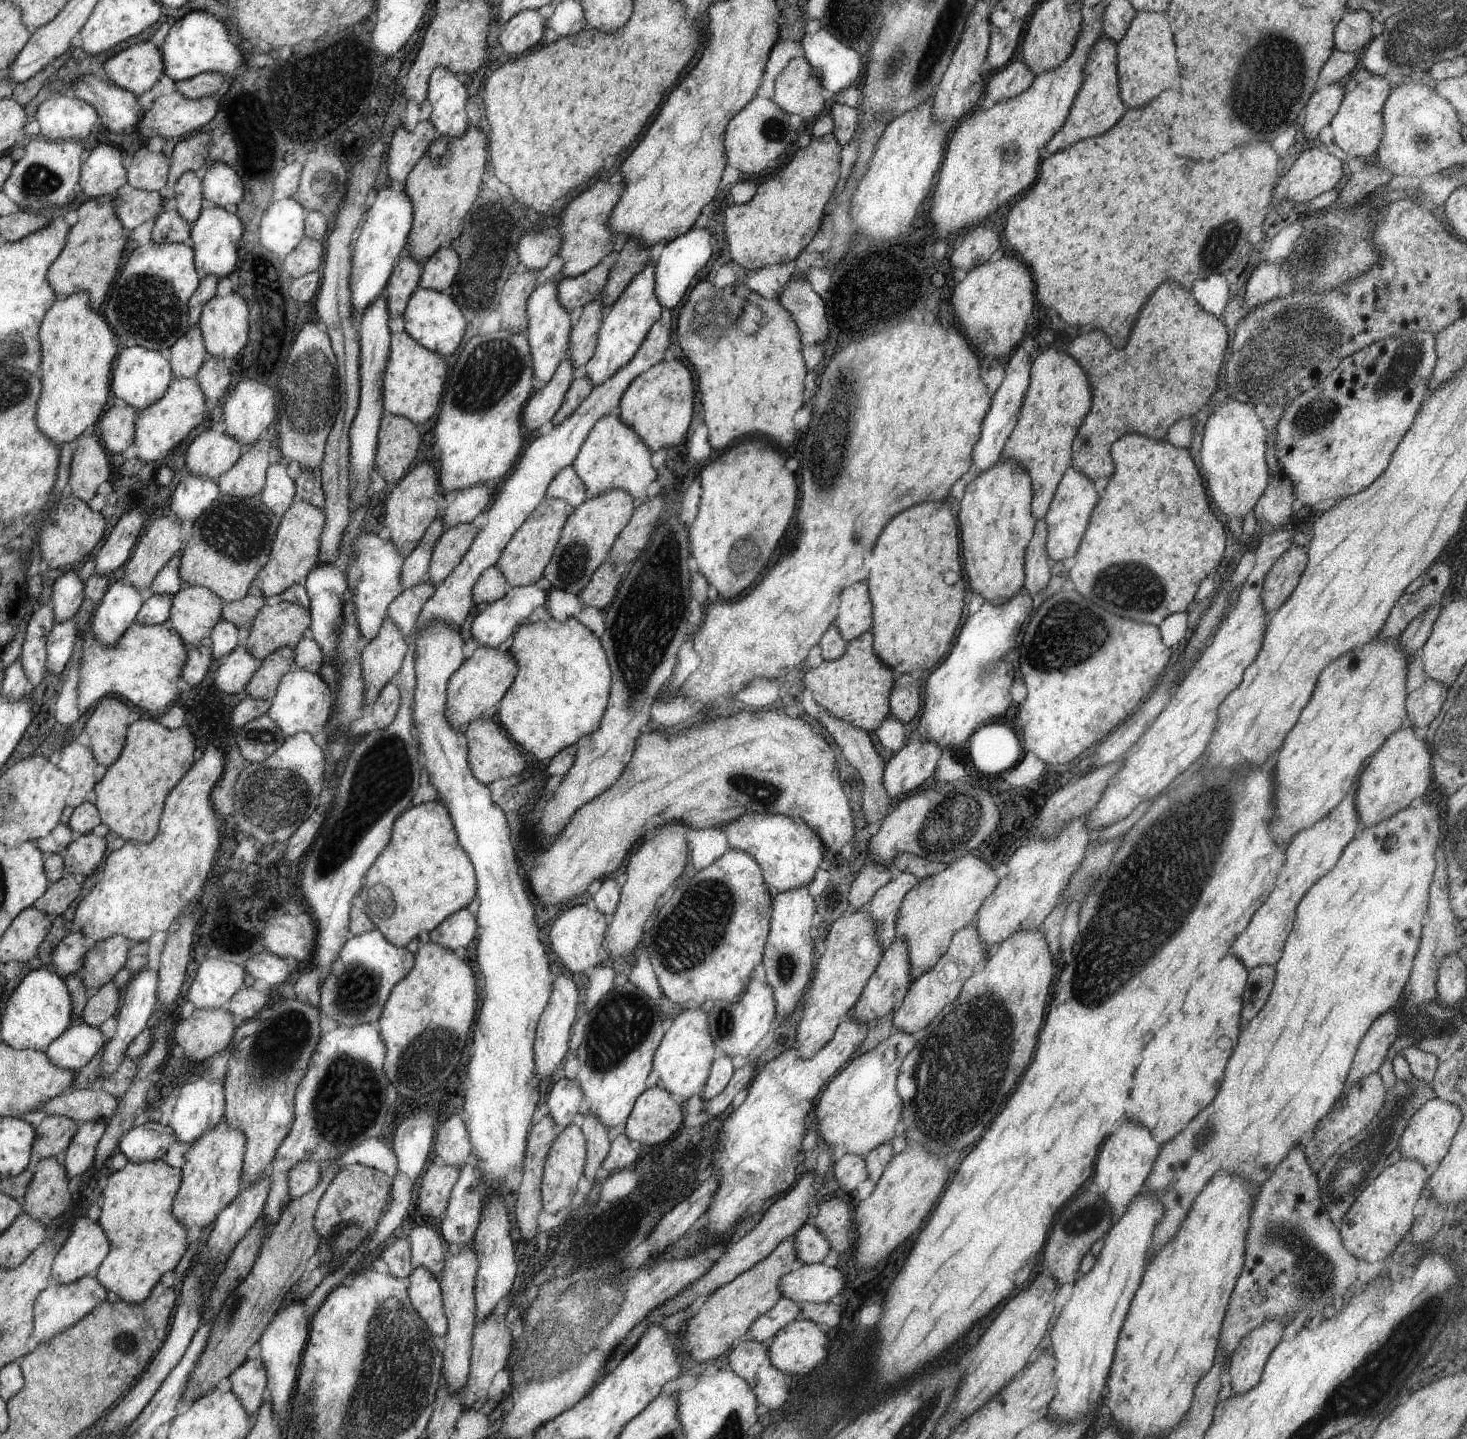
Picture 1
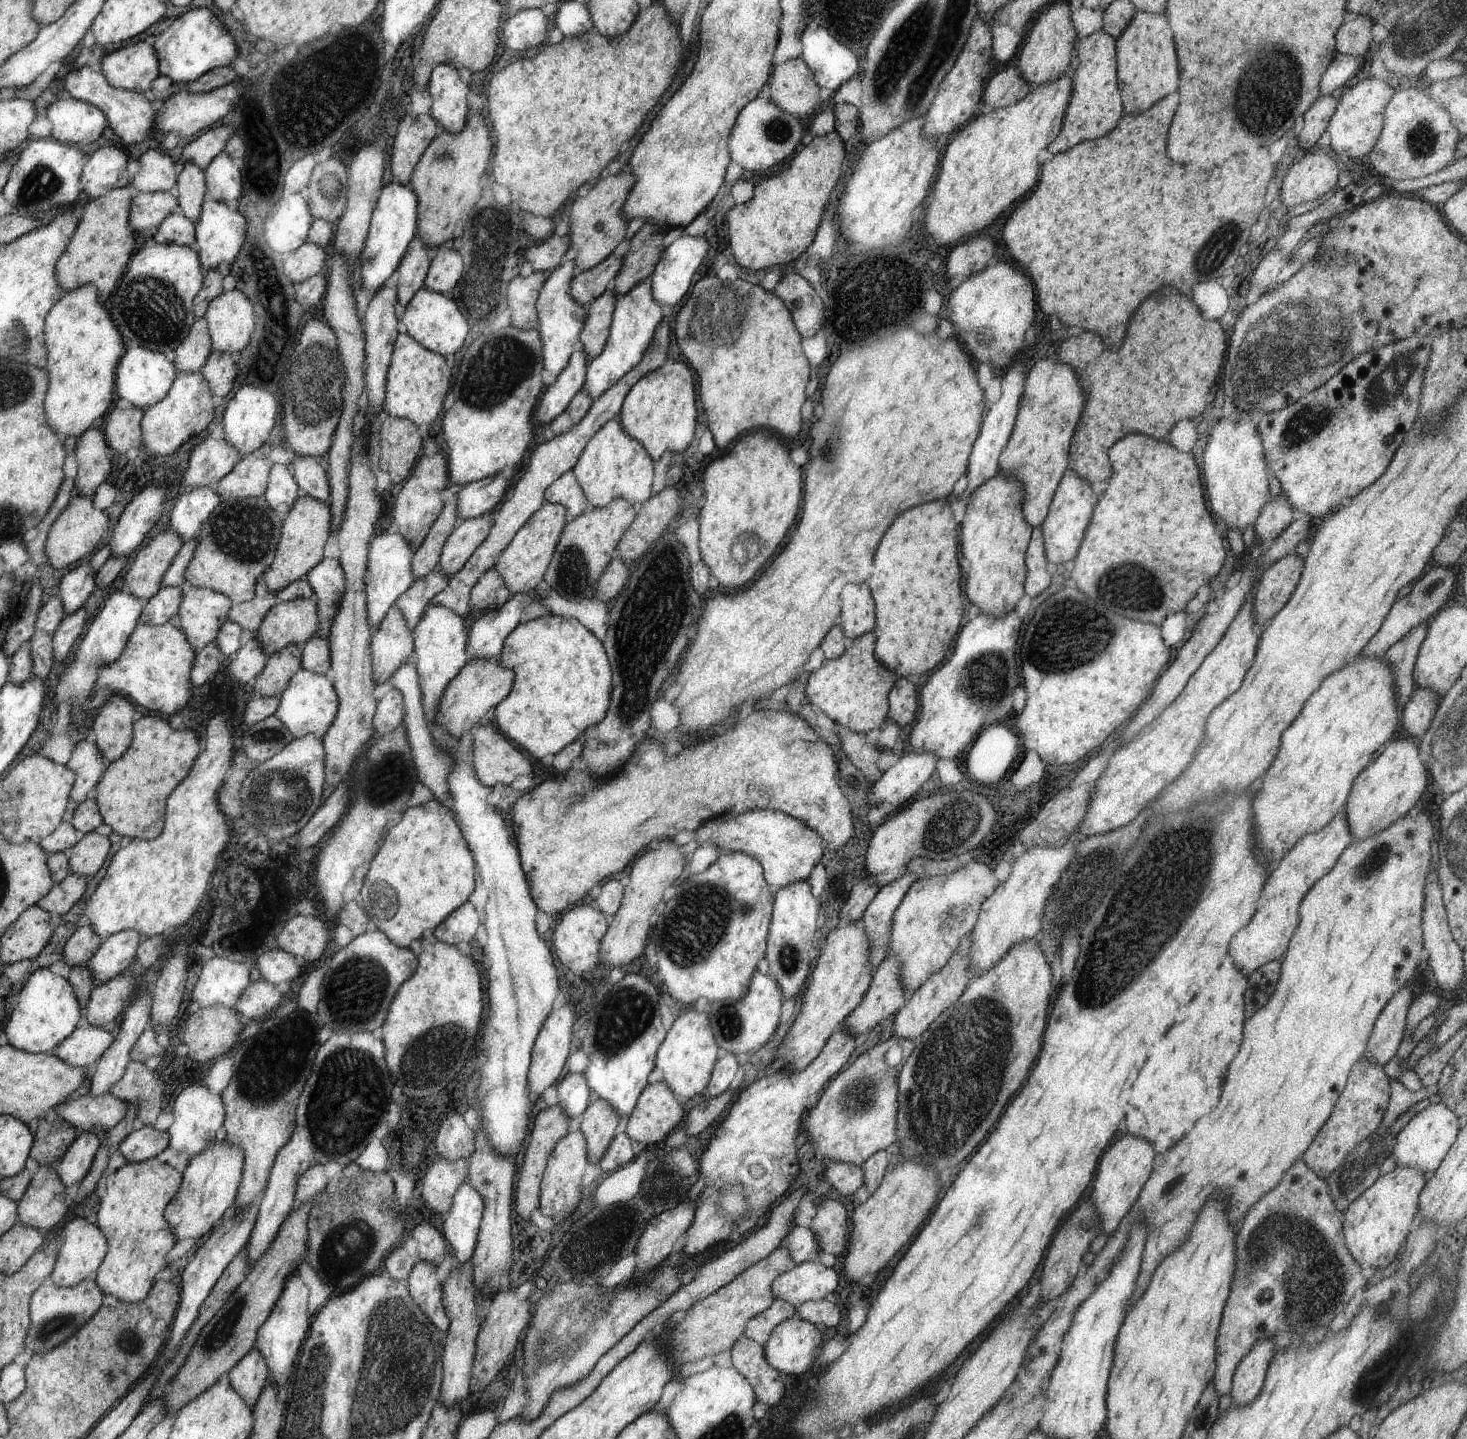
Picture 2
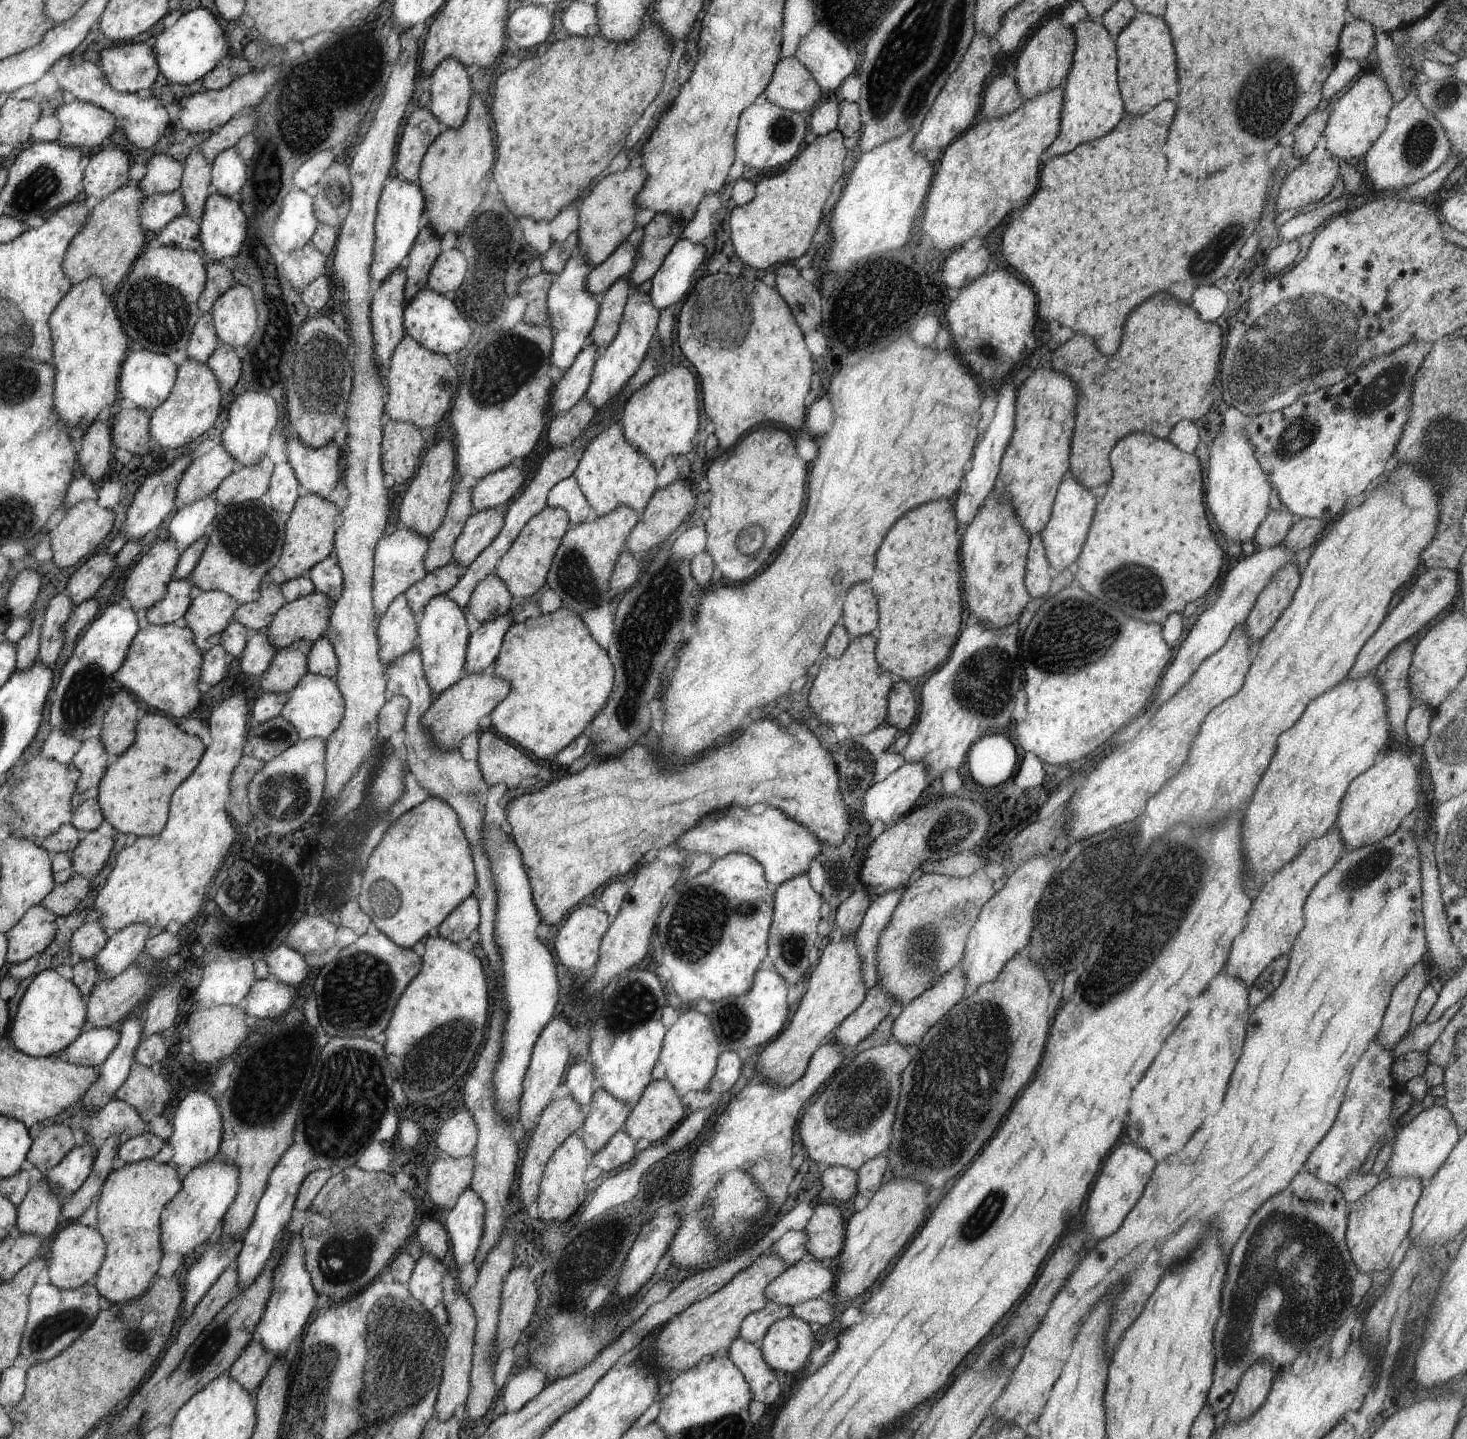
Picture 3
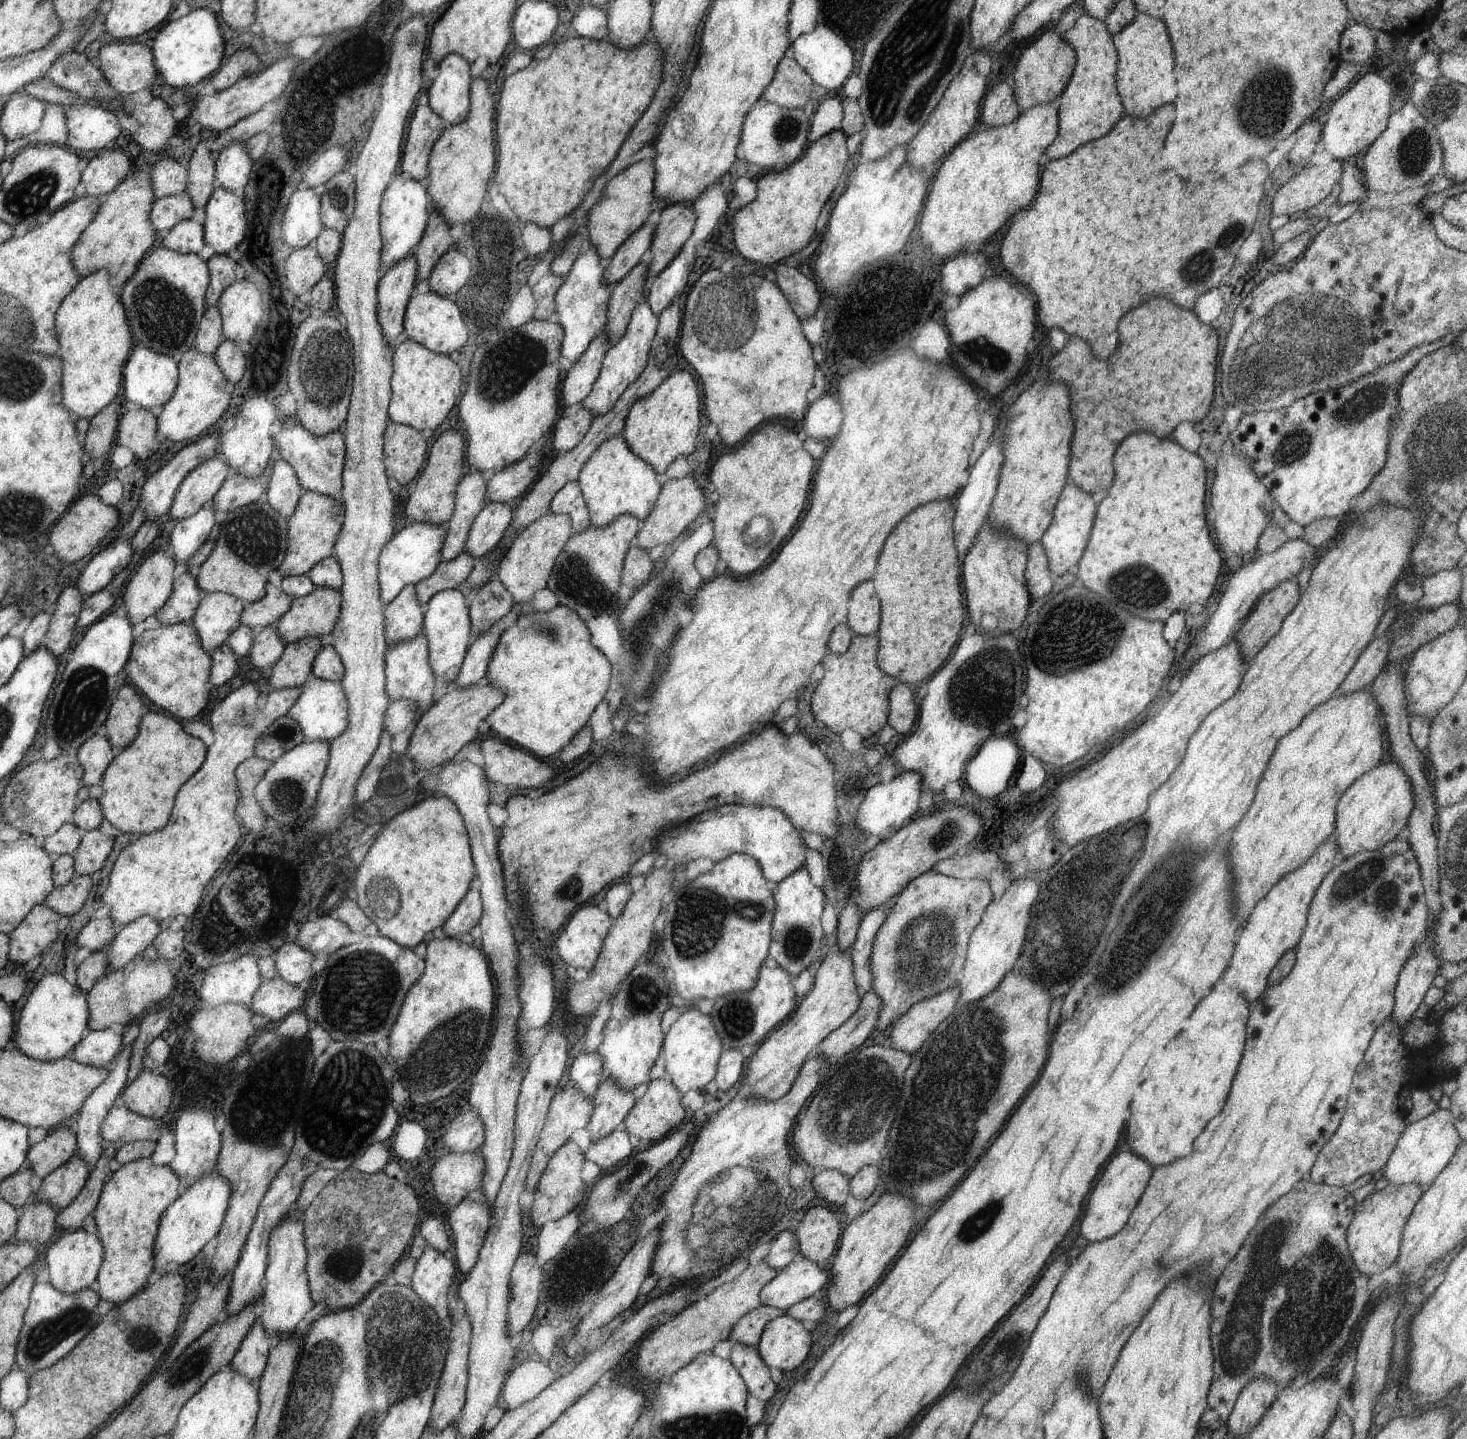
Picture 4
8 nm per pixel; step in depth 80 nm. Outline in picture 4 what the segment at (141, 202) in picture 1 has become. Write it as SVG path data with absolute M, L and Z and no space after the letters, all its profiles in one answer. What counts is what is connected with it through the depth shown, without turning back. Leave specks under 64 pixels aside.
M183 192L176 196L156 198L153 204L152 221L157 229L157 236L163 239L179 222L190 219L194 214L195 204L189 194Z

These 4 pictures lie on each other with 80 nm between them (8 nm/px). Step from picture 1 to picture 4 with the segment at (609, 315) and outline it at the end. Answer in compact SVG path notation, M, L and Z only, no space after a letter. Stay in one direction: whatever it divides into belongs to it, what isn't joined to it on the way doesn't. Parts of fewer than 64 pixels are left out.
M644 299L640 300L638 306L633 310L633 316L630 319L626 334L622 340L618 341L618 344L612 345L606 353L592 392L582 403L582 406L593 414L594 420L597 416L610 412L630 384L636 382L642 372L645 371L649 356L652 354L653 340L656 338L659 325L659 317L650 304Z

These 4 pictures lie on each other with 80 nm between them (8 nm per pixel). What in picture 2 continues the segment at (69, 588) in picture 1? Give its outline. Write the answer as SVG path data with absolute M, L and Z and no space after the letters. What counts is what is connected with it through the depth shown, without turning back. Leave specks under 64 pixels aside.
M90 561L70 570L62 578L58 598L62 601L66 614L78 611L84 602L97 588L97 571L92 568Z

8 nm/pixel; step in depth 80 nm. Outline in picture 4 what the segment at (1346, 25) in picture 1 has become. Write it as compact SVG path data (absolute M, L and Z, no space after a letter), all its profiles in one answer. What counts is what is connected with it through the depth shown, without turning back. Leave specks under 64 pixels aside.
M1356 23L1347 26L1339 42L1339 57L1342 61L1365 65L1376 52L1375 30Z

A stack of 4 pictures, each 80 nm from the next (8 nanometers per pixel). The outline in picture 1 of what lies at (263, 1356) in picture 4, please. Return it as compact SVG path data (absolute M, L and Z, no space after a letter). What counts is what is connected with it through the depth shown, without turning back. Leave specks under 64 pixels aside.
M261 1358L246 1359L228 1378L233 1382L232 1390L241 1400L250 1415L263 1403L267 1389L267 1372Z

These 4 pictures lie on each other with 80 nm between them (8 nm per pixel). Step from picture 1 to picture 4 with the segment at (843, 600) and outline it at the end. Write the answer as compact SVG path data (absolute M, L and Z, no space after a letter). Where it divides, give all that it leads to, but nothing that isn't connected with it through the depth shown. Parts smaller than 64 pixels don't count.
M872 582L854 588L848 604L848 626L856 635L876 635L880 624L880 600Z

